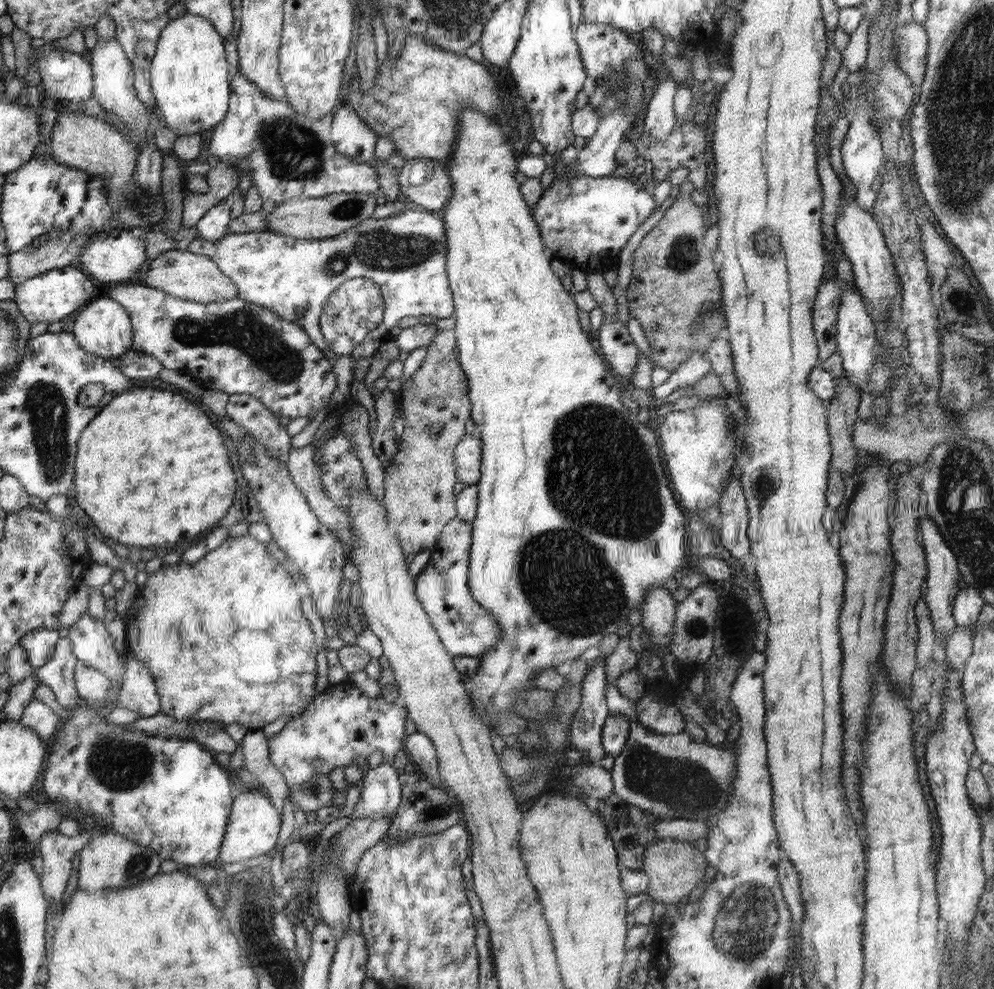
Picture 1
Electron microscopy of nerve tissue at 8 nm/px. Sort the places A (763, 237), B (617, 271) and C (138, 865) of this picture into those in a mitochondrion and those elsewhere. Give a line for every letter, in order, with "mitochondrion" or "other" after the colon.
A: mitochondrion
B: other
C: mitochondrion

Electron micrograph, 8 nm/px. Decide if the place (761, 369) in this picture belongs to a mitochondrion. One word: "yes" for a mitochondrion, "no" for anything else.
no

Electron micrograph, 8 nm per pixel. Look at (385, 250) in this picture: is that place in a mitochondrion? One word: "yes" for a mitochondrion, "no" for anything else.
yes

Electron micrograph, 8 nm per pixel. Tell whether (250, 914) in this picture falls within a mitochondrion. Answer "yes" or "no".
yes

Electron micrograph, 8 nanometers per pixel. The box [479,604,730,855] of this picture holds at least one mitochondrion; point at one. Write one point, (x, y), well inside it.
(641, 761)

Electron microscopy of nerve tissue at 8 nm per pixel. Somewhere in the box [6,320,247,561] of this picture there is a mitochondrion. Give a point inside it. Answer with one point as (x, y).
(45, 405)

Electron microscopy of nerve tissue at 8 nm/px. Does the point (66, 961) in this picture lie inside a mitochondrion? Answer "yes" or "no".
no

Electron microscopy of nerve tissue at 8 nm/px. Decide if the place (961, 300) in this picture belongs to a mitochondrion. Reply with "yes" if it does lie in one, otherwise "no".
yes

